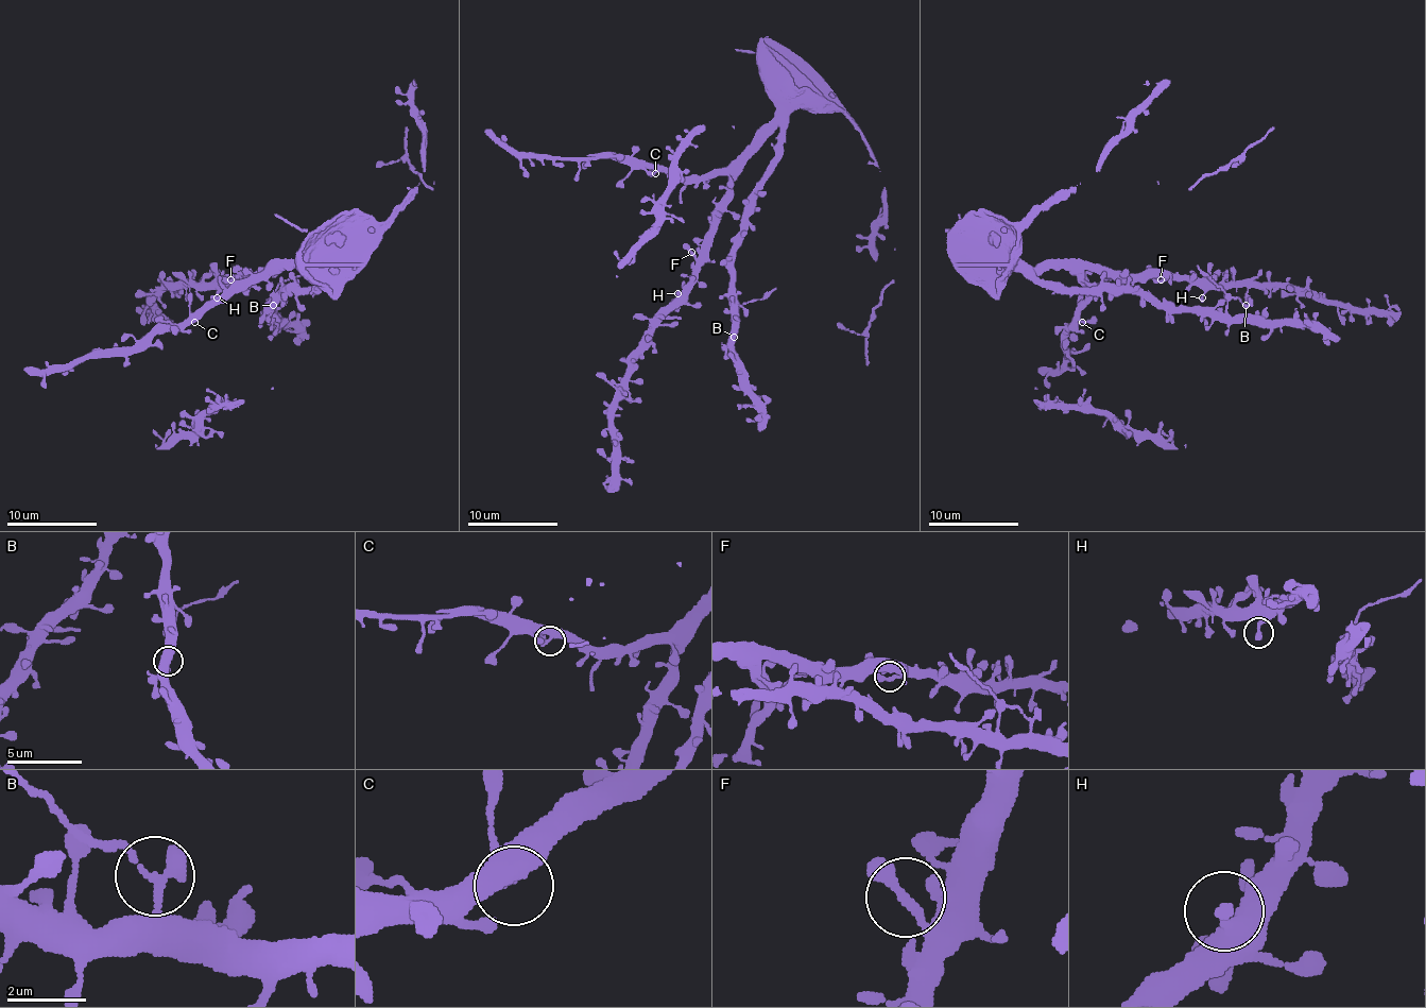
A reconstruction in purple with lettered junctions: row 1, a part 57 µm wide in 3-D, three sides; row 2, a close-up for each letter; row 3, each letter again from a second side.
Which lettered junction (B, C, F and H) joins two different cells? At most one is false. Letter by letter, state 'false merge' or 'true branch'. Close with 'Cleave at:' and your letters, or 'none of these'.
B: false merge
C: true branch
F: true branch
H: true branch
Cleave at: B

